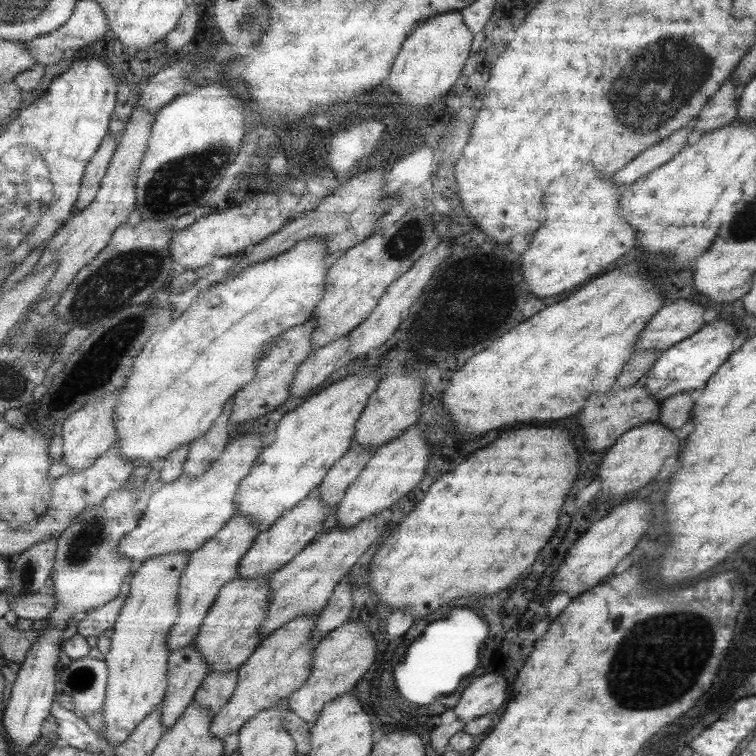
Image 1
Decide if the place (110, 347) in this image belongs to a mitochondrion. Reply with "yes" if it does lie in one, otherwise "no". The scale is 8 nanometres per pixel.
yes

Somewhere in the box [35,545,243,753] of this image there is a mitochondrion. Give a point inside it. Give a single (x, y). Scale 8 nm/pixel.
(81, 680)

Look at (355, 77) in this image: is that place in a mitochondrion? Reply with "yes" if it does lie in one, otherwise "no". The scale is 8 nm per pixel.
no

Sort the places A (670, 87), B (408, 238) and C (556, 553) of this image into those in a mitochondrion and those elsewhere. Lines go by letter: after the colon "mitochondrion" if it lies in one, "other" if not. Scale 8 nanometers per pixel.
A: mitochondrion
B: mitochondrion
C: other

